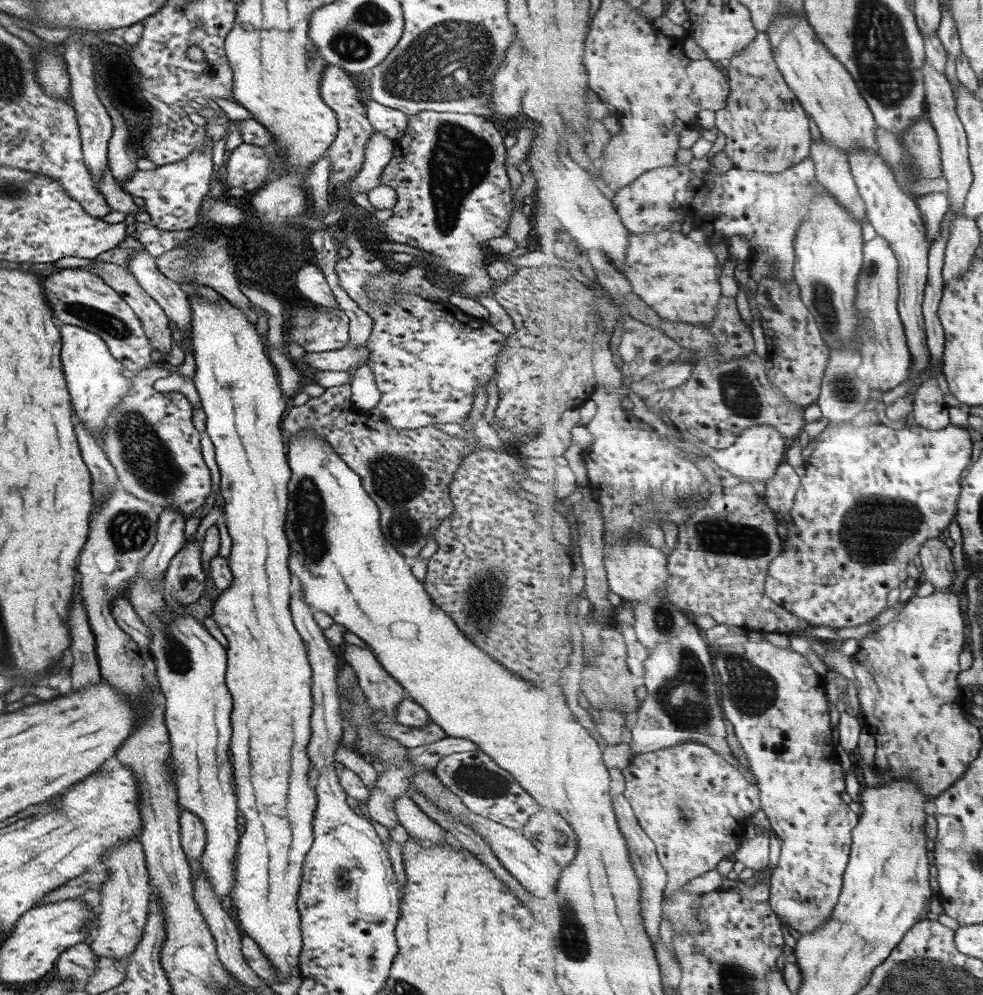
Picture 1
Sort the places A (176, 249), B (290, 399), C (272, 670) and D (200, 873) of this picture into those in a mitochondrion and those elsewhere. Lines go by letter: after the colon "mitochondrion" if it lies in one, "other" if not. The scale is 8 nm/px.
A: other
B: other
C: other
D: other

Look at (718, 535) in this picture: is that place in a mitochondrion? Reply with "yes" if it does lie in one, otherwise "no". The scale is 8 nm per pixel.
yes

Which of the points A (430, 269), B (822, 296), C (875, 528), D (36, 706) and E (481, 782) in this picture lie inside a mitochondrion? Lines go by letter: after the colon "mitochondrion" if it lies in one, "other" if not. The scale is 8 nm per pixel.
A: other
B: mitochondrion
C: mitochondrion
D: other
E: mitochondrion

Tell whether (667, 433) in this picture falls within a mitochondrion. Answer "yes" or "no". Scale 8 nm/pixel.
no

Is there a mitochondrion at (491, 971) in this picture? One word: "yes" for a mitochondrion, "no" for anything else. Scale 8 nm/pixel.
no

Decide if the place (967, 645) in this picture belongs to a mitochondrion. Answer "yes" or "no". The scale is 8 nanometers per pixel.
no

